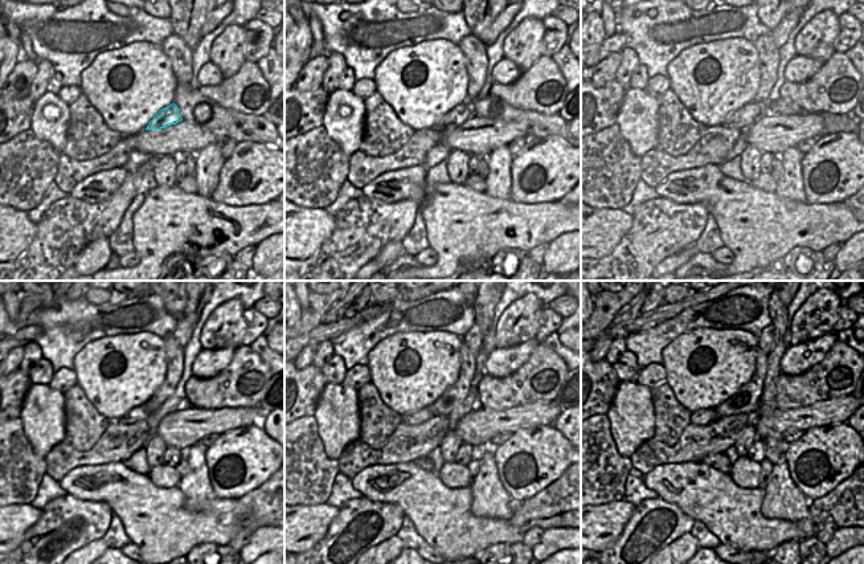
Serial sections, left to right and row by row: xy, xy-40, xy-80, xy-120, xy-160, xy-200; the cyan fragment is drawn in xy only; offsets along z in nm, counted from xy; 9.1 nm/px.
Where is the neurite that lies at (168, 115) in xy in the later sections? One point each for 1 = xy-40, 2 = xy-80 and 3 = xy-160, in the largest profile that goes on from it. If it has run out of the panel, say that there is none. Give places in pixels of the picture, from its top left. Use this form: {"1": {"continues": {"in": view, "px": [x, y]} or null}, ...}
{"1": {"continues": {"in": "xy-40", "px": [459, 114]}}, "2": {"continues": {"in": "xy-80", "px": [749, 114]}}, "3": {"continues": {"in": "xy-160", "px": [417, 417]}}}

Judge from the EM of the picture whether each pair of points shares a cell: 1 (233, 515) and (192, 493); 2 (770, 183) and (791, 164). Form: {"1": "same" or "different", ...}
{"1": "different", "2": "different"}

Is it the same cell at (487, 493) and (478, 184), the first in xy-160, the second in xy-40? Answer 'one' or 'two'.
two

